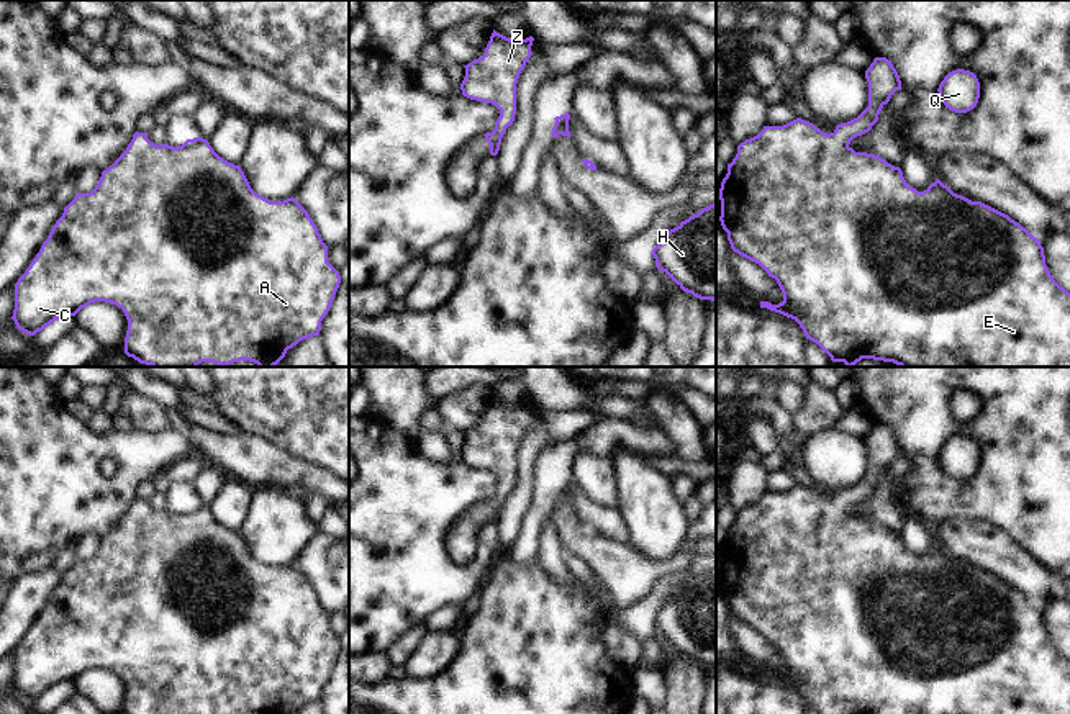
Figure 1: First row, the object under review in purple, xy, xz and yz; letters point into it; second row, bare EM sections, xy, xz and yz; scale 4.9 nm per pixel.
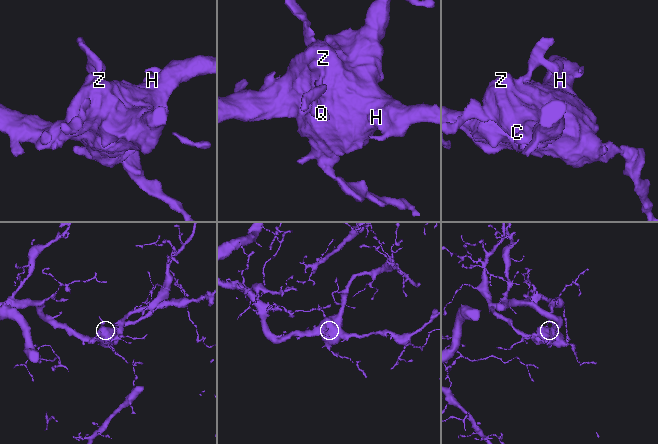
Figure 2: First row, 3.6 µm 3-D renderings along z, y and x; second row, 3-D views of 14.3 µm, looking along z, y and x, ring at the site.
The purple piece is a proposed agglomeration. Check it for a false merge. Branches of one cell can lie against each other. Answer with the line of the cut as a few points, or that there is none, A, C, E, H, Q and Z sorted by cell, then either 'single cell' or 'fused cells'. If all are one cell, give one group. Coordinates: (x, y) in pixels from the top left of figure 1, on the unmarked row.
no cut | A C E H Q Z | single cell

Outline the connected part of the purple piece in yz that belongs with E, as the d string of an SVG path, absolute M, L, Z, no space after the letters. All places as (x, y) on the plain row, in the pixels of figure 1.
M875 424L865 437L865 445L868 449L868 473L857 485L837 491L829 501L801 485L783 493L764 493L757 503L737 513L736 524L728 531L728 540L719 555L719 588L728 599L731 616L759 630L768 644L777 647L783 660L782 670L760 668L760 675L795 686L806 706L819 714L1070 714L1070 660L1052 645L1037 604L1008 581L954 560L939 545L924 558L918 558L906 550L900 534L875 521L855 519L849 513L854 504L872 496L882 475L896 457L901 457L900 442L886 424Z

